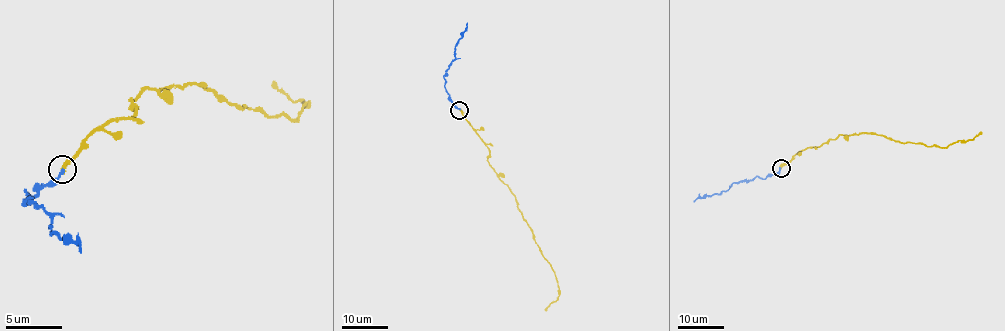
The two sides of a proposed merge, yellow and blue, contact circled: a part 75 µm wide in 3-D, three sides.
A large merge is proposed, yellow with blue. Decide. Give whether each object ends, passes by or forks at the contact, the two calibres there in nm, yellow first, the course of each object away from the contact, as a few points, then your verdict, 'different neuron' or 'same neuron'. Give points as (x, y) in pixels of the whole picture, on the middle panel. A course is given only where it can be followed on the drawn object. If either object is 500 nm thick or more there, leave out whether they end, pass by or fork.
yellow ends; blue ends; calibres 360 and 220 nm; course yellow (460, 109), (487, 147), (487, 161), (515, 196), (517, 209), (555, 274), (559, 296), (546, 311); course blue (460, 109), (447, 93), (444, 75), (455, 58), (455, 45), (467, 22); same neuron

